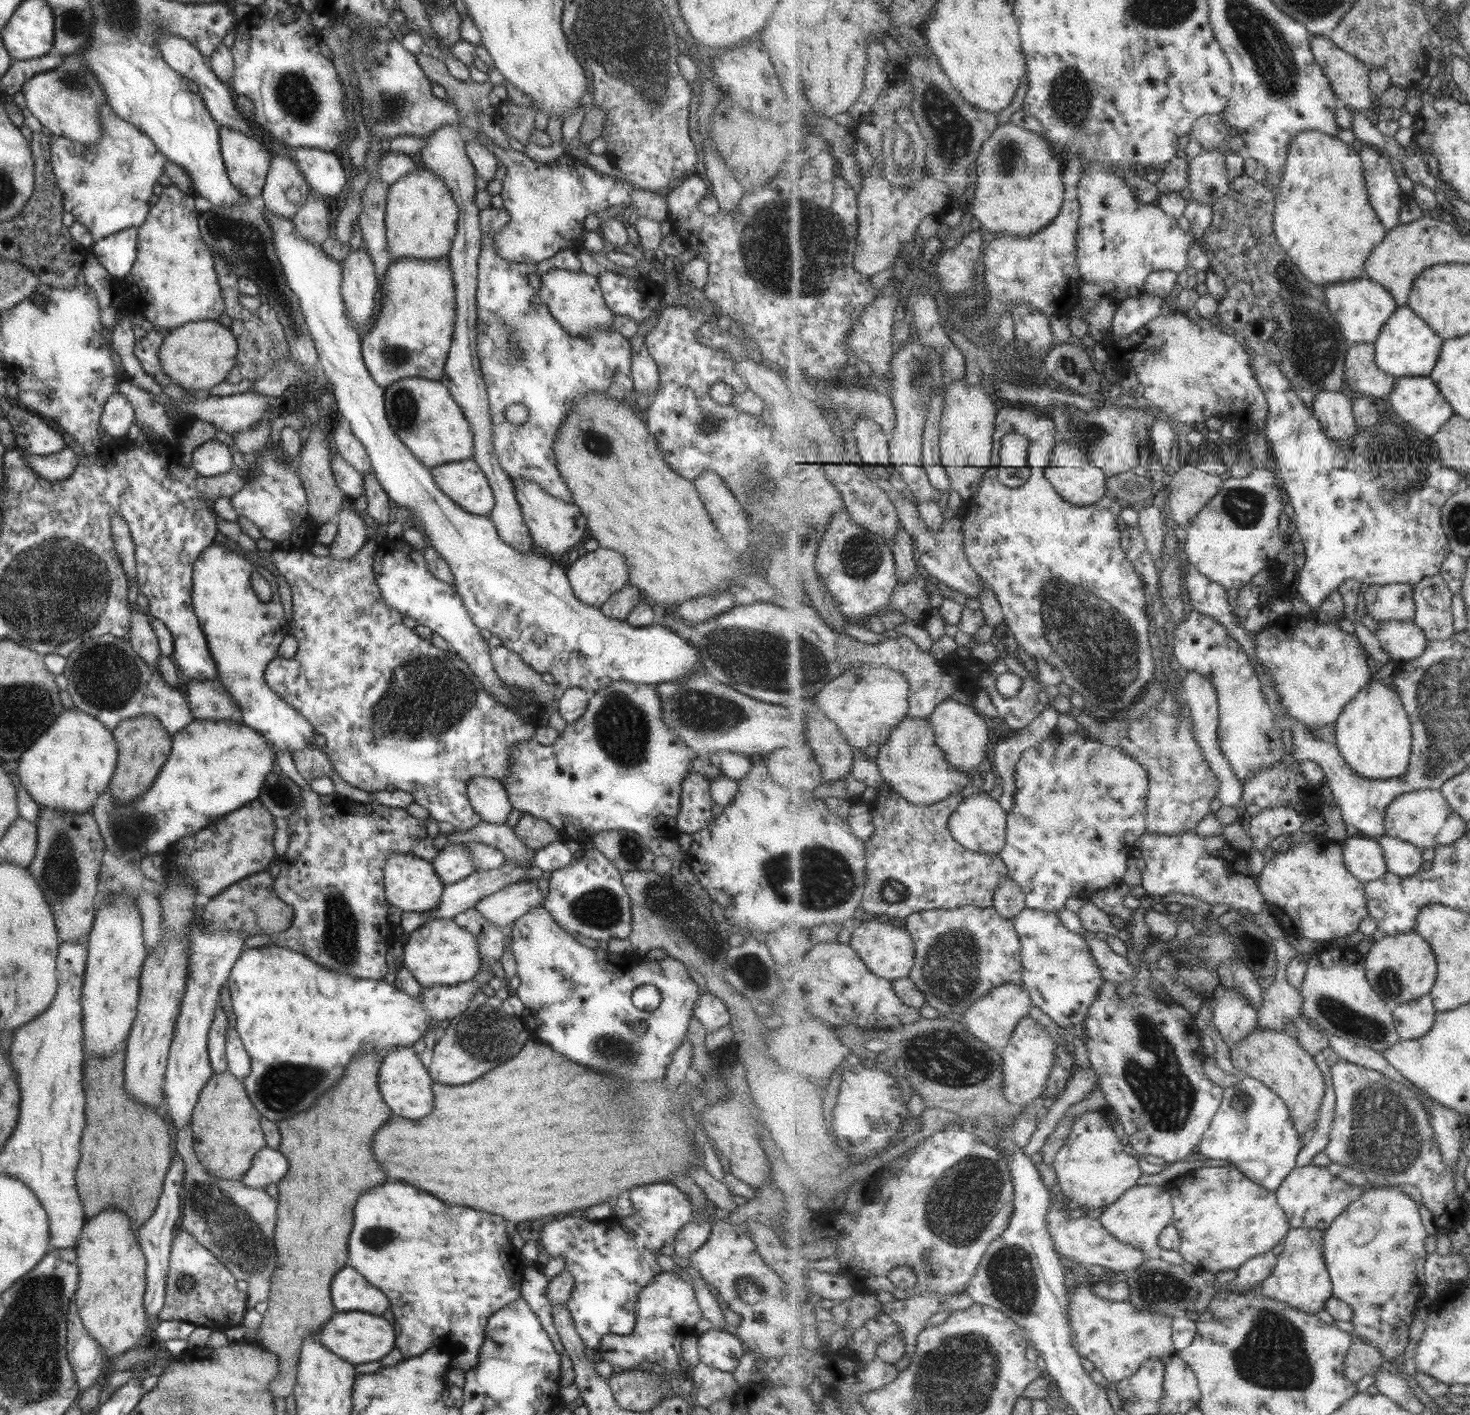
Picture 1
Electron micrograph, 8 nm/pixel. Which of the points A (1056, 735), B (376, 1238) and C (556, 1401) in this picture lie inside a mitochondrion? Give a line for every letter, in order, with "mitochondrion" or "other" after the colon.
A: other
B: mitochondrion
C: other

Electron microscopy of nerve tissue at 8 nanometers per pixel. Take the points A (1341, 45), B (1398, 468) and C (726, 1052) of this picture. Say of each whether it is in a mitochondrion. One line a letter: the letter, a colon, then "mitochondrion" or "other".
A: other
B: mitochondrion
C: other

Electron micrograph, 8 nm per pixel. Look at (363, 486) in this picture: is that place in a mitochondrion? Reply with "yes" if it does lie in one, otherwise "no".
no

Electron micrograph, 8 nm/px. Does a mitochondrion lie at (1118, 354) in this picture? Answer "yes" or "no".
no

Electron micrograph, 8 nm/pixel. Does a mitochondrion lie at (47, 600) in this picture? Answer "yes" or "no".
yes

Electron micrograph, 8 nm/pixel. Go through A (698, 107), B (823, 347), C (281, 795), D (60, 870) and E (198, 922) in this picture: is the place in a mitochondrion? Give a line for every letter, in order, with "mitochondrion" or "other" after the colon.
A: other
B: other
C: mitochondrion
D: mitochondrion
E: other

